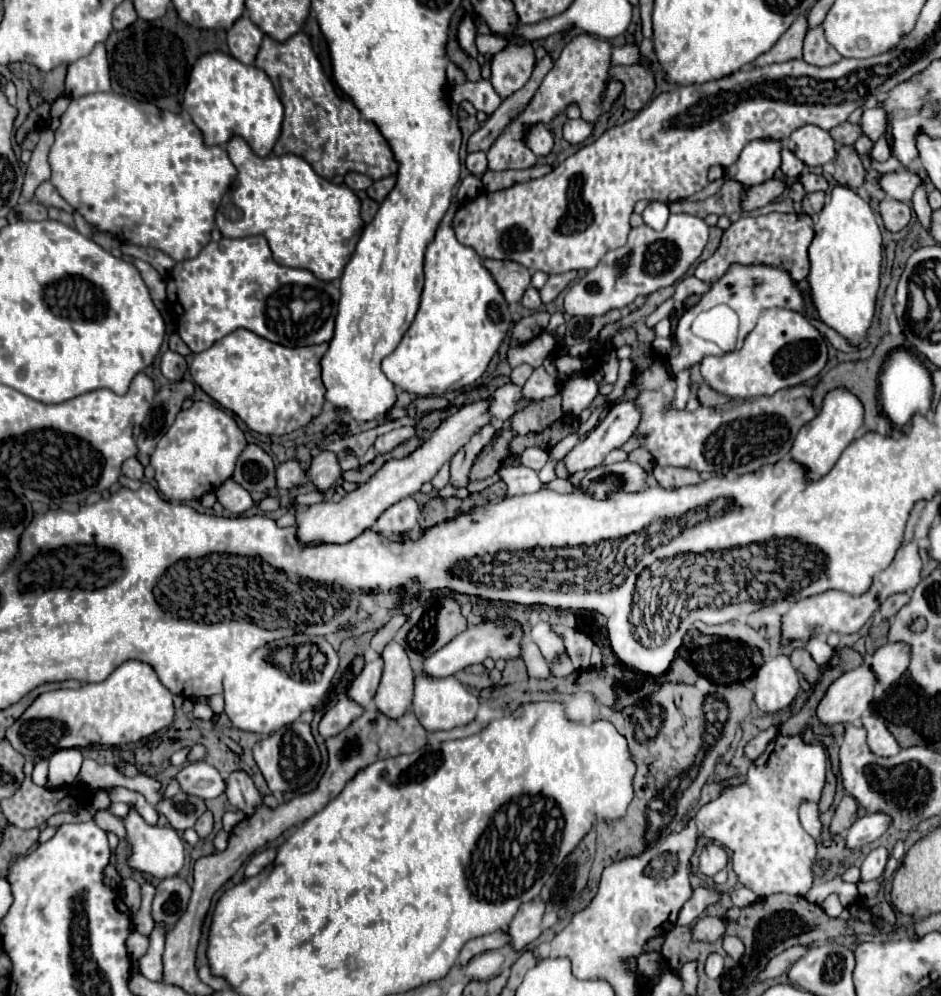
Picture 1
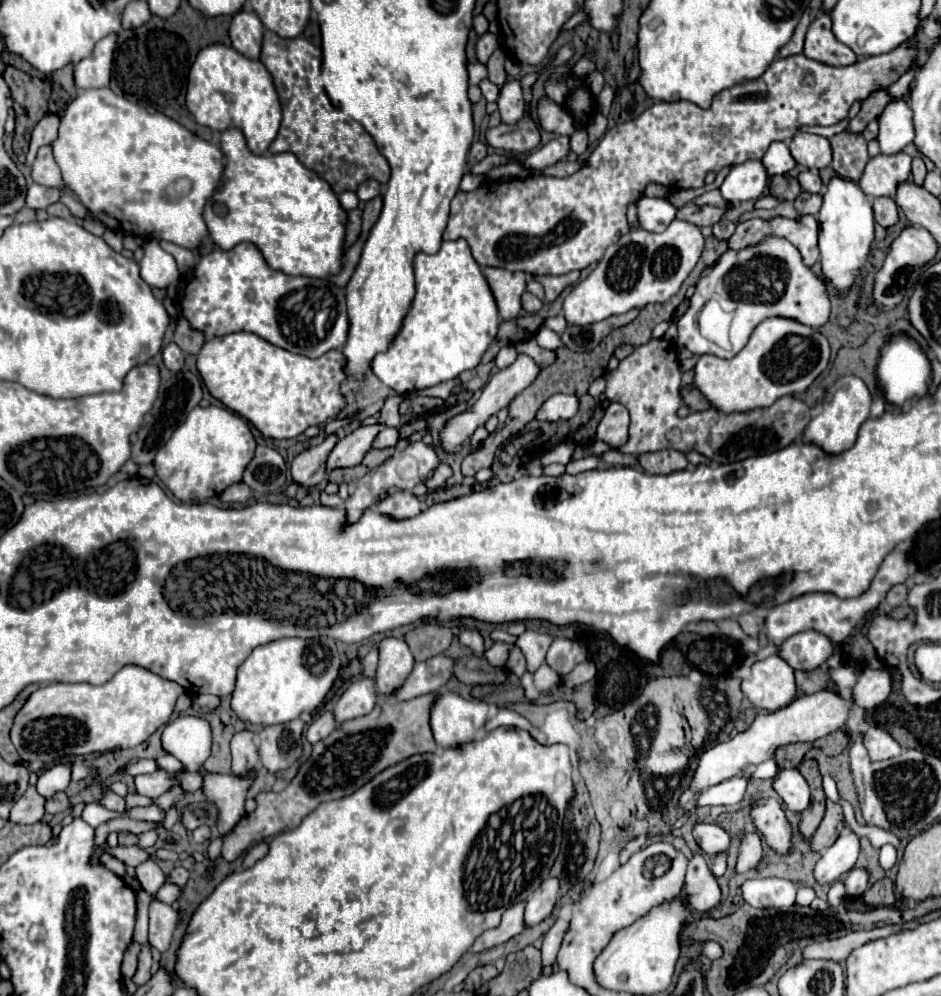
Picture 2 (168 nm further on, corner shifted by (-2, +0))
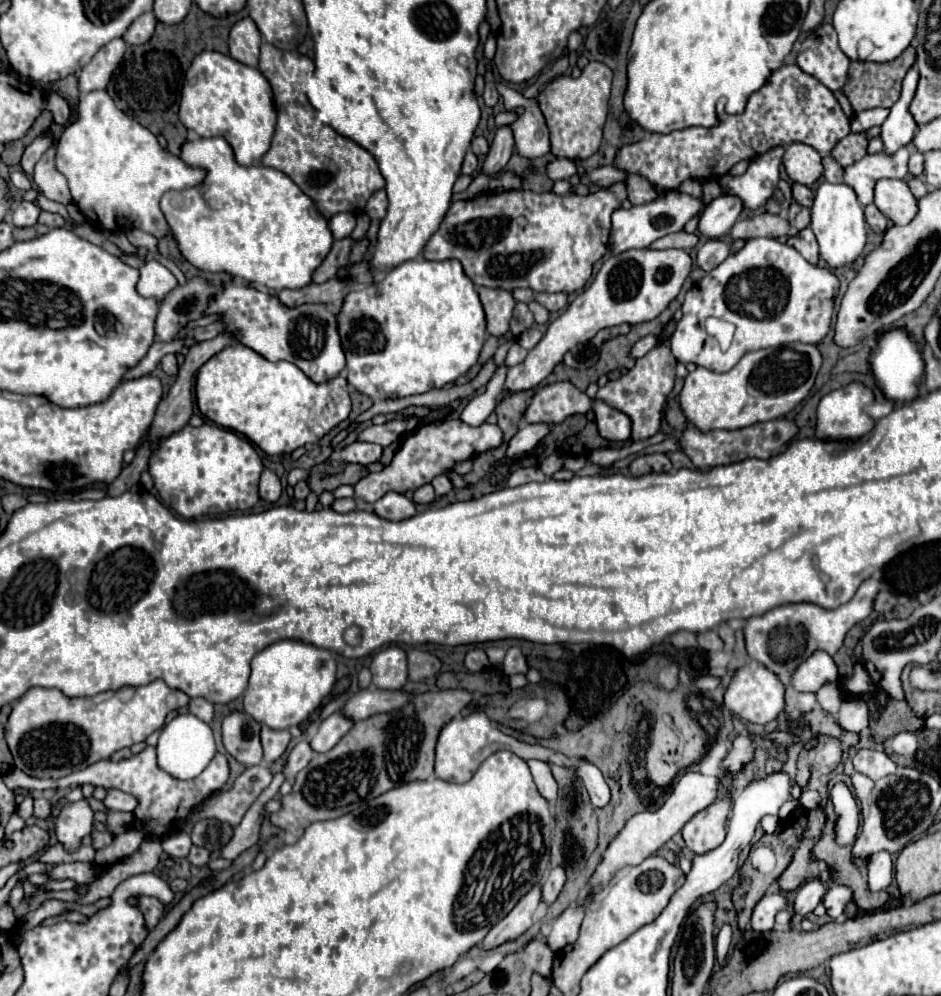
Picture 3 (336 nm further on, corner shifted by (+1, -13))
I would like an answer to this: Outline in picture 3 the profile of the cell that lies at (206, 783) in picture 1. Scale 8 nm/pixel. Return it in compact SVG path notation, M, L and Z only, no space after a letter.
M107 790L107 796L103 800L103 804L111 810L121 810L121 812L133 812L133 808L137 806L137 800L121 790Z

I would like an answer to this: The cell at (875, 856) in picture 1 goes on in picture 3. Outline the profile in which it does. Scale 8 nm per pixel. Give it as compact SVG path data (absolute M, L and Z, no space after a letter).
M841 884L831 886L823 896L823 906L827 910L827 916L831 916L833 920L841 918L845 912L845 904L851 900L851 896L853 892L847 886L841 886Z

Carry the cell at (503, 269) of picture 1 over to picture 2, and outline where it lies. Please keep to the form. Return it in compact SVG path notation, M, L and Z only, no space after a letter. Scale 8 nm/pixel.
M484 267L482 273L496 297L498 311L504 319L514 319L520 313L520 297L526 291L526 273L508 271L502 267Z

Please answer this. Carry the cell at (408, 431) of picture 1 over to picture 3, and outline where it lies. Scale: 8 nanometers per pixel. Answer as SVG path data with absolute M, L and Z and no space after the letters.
M351 442L343 448L333 448L329 460L331 462L353 462L353 464L361 464L361 466L367 466L367 464L373 464L381 458L381 452L383 448L379 444L371 444L371 442Z

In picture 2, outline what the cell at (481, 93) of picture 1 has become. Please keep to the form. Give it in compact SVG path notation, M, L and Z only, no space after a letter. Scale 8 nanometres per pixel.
M484 79L484 81L480 83L480 89L482 89L482 97L484 97L488 103L492 103L492 101L496 101L496 99L498 99L500 89L498 89L494 83L490 83L488 79Z

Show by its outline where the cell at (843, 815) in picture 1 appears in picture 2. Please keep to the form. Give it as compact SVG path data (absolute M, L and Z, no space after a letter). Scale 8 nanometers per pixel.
M828 801L826 815L824 815L820 827L816 829L814 837L812 837L812 851L822 851L822 849L830 847L838 839L838 835L840 835L842 829L844 829L842 807L838 803Z

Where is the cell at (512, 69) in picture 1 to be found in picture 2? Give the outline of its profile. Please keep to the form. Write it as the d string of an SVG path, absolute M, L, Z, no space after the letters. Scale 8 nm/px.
M512 79L506 81L500 89L498 97L498 109L504 123L516 123L524 115L524 99L522 99L522 87L520 81Z

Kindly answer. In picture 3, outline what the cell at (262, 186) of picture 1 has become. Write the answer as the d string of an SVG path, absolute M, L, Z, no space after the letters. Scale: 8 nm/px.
M219 136L183 142L179 158L191 168L203 168L207 172L203 184L179 192L179 196L185 200L185 206L173 206L177 192L167 192L161 198L161 212L165 214L179 252L189 264L203 272L227 272L245 282L273 290L297 290L311 284L311 274L329 254L333 236L327 220L317 214L315 204L297 188L293 180L275 168L237 164L227 140Z

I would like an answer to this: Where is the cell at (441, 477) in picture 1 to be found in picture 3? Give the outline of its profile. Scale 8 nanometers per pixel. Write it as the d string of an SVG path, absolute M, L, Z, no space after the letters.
M425 484L425 486L417 488L415 494L413 494L413 502L415 504L431 504L433 498L435 498L435 494L433 494L433 486L431 484Z

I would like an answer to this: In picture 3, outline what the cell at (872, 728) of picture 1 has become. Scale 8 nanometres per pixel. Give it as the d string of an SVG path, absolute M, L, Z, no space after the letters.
M867 748L867 750L859 750L853 758L853 766L857 772L865 774L871 780L879 780L885 778L889 774L893 774L897 770L897 766L893 764L893 760L877 748Z

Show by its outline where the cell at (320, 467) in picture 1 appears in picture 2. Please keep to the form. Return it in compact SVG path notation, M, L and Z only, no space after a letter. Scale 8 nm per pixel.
M370 425L370 427L356 427L352 433L348 433L344 439L336 443L336 447L330 451L326 461L326 471L334 469L346 469L356 467L362 463L364 455L372 449L372 441L382 431L384 425Z

